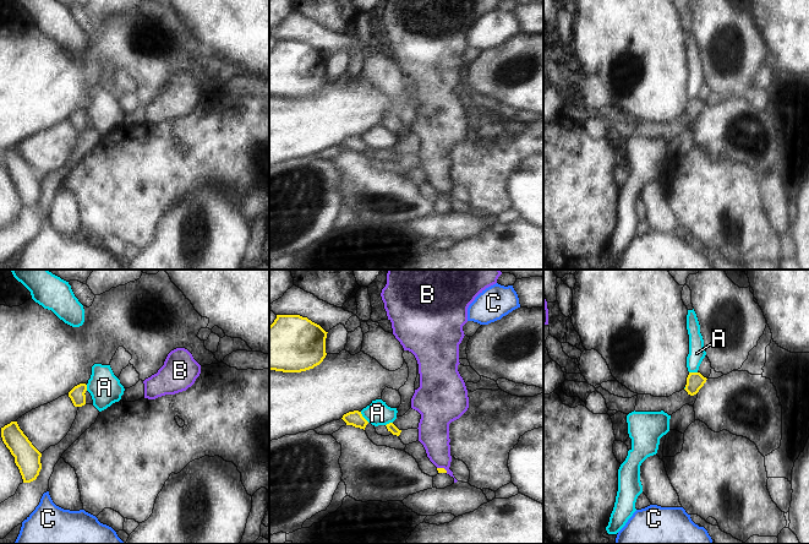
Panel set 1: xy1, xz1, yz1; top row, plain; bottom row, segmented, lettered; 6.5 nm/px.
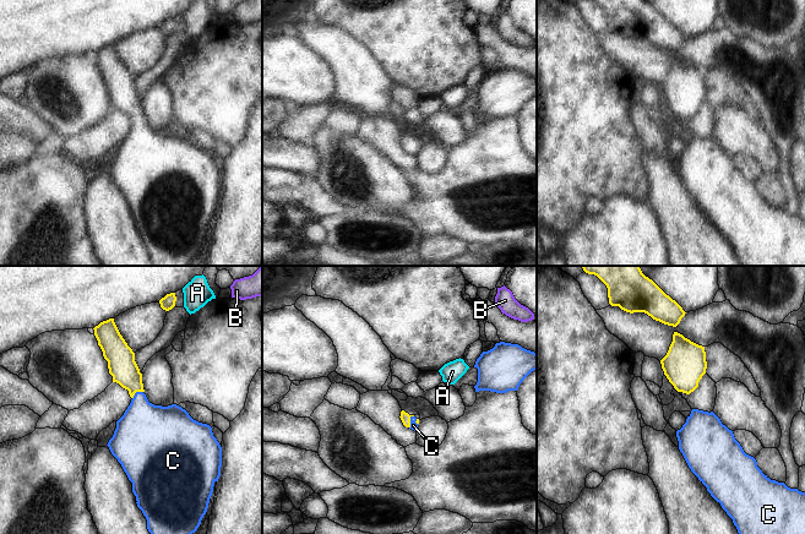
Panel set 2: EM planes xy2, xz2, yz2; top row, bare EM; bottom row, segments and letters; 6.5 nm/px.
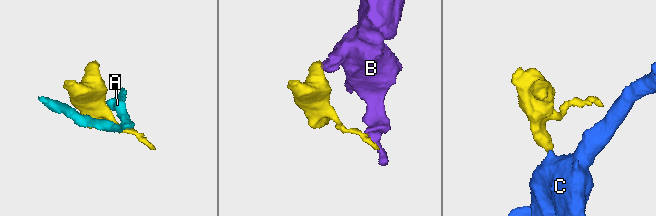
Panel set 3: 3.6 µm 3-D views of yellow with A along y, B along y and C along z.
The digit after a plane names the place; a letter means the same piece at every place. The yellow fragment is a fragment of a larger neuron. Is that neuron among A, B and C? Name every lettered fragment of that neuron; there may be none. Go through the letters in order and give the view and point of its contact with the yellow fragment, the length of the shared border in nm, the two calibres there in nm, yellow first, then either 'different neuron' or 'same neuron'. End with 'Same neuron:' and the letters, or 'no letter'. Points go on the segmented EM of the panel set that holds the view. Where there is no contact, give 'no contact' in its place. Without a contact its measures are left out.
A: contact xz1 (362, 417); length 90 nm; calibres 100 and 160 nm; different neuron
B: contact xz1 (442, 468); length 80 nm; calibres 30 and 200 nm; different neuron
C: contact xy2 (136, 391); length 90 nm; calibres 180 and 320 nm; same neuron
Same neuron: C

